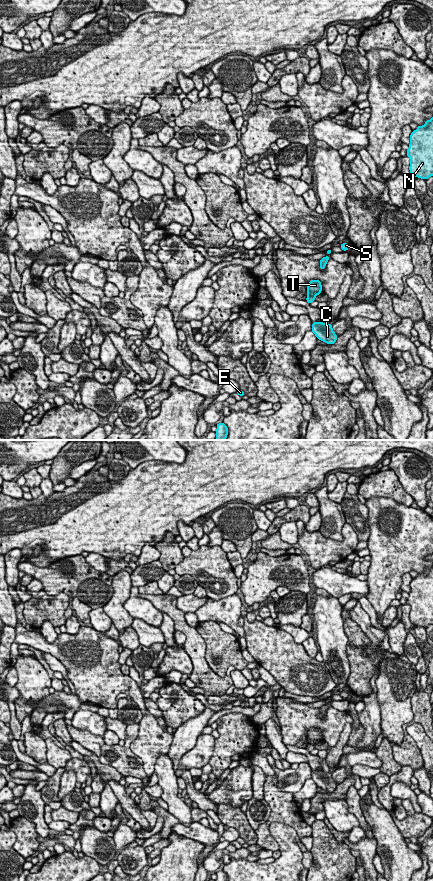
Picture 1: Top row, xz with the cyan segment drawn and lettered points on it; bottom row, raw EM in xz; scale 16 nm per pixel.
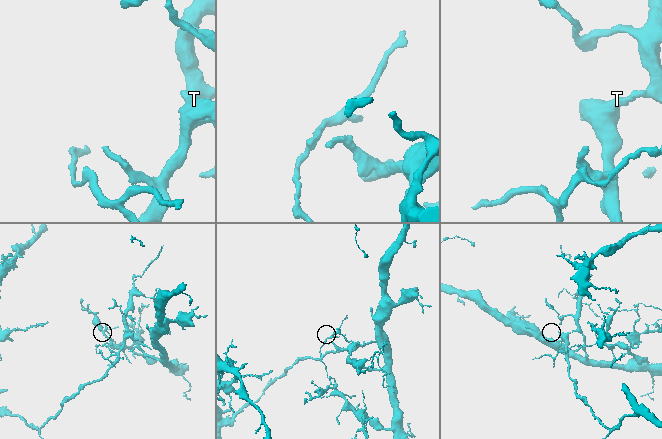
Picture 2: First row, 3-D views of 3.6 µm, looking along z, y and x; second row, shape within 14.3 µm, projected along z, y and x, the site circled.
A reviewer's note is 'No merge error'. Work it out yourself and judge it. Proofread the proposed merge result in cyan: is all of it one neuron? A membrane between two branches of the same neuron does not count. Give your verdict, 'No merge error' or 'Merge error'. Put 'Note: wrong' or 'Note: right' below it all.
Merge error
Note: wrong

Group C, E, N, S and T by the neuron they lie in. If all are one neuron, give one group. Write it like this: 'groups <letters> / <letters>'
groups C E N / S T

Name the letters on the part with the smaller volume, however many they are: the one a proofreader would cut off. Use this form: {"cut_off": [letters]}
{"cut_off": ["C", "E", "N"]}

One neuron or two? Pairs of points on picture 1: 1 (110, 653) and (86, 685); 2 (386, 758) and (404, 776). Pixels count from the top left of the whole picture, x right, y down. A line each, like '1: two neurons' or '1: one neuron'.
1: one neuron
2: two neurons

